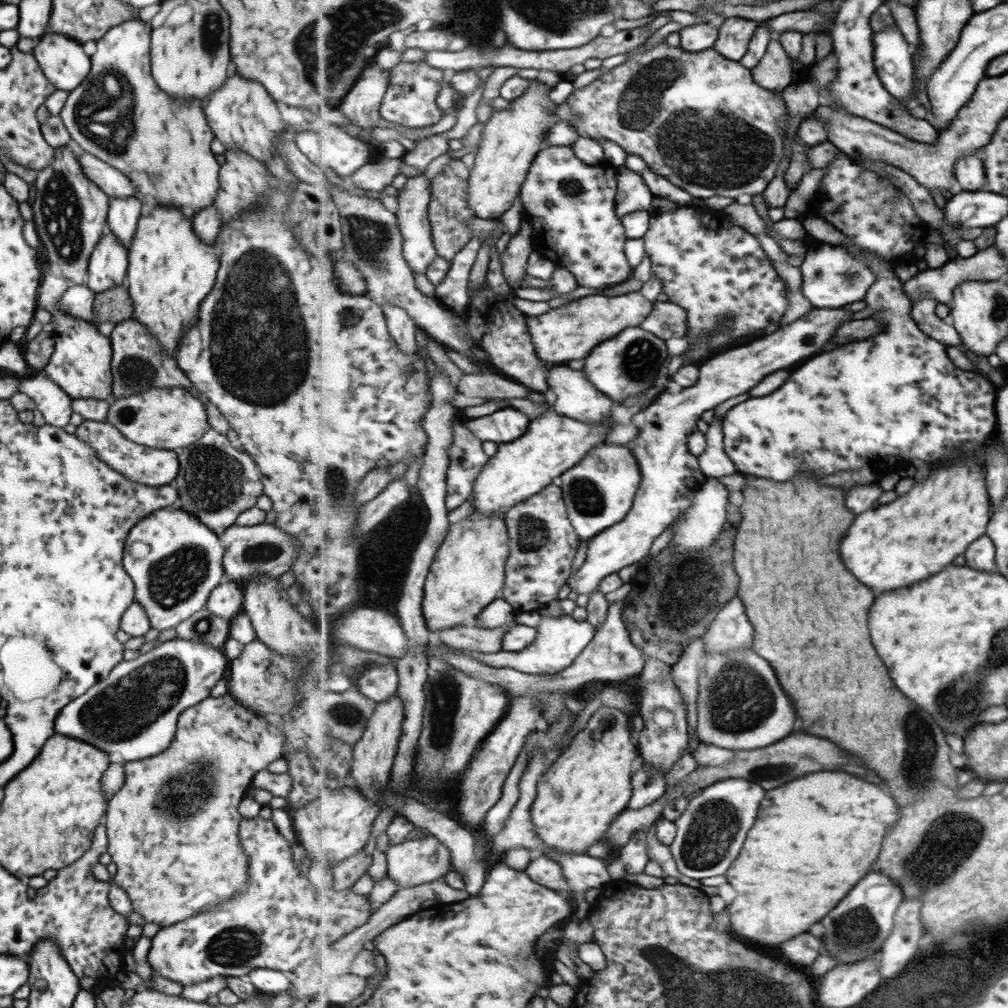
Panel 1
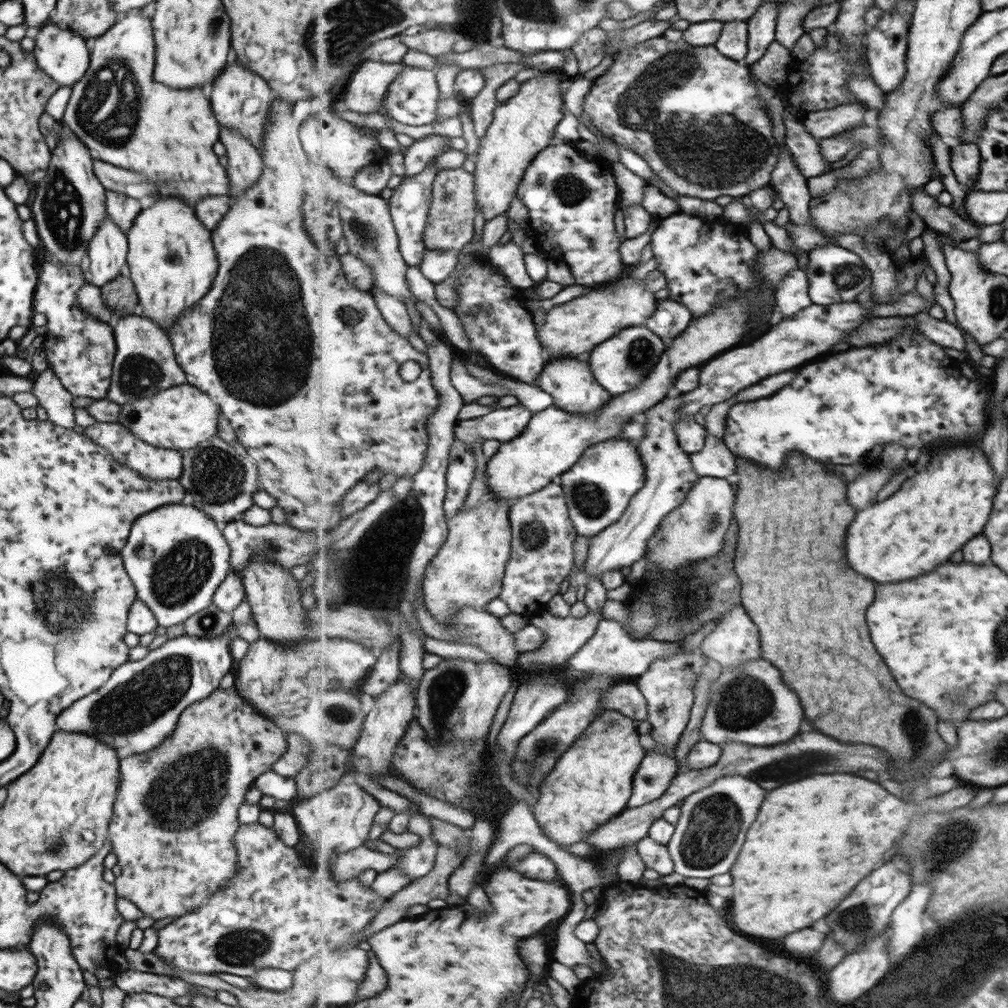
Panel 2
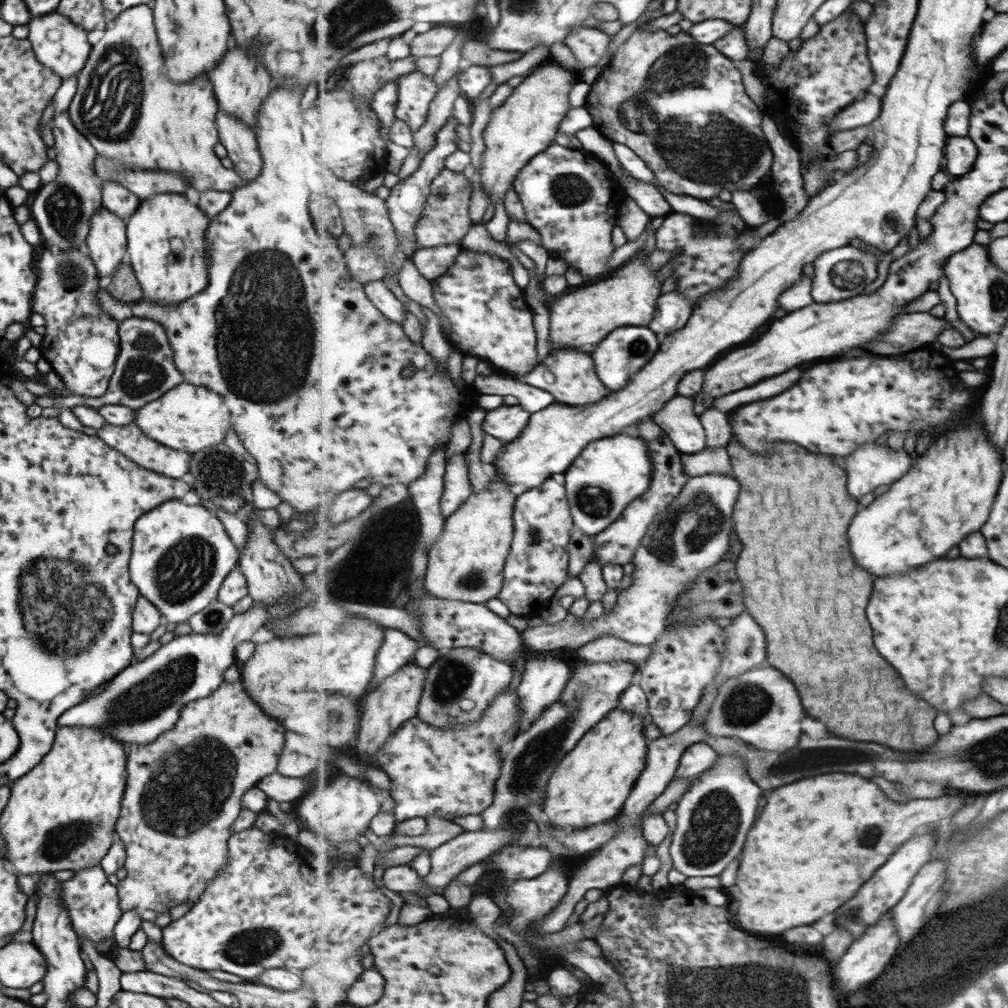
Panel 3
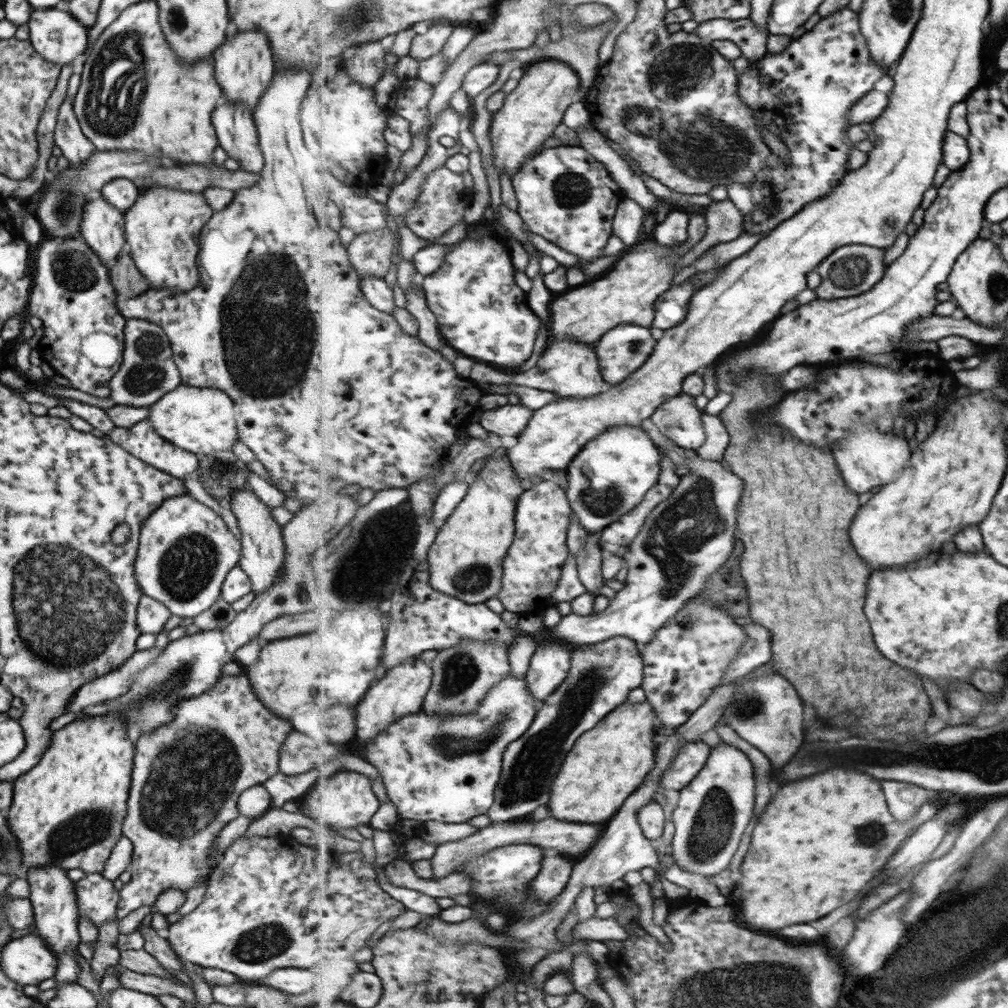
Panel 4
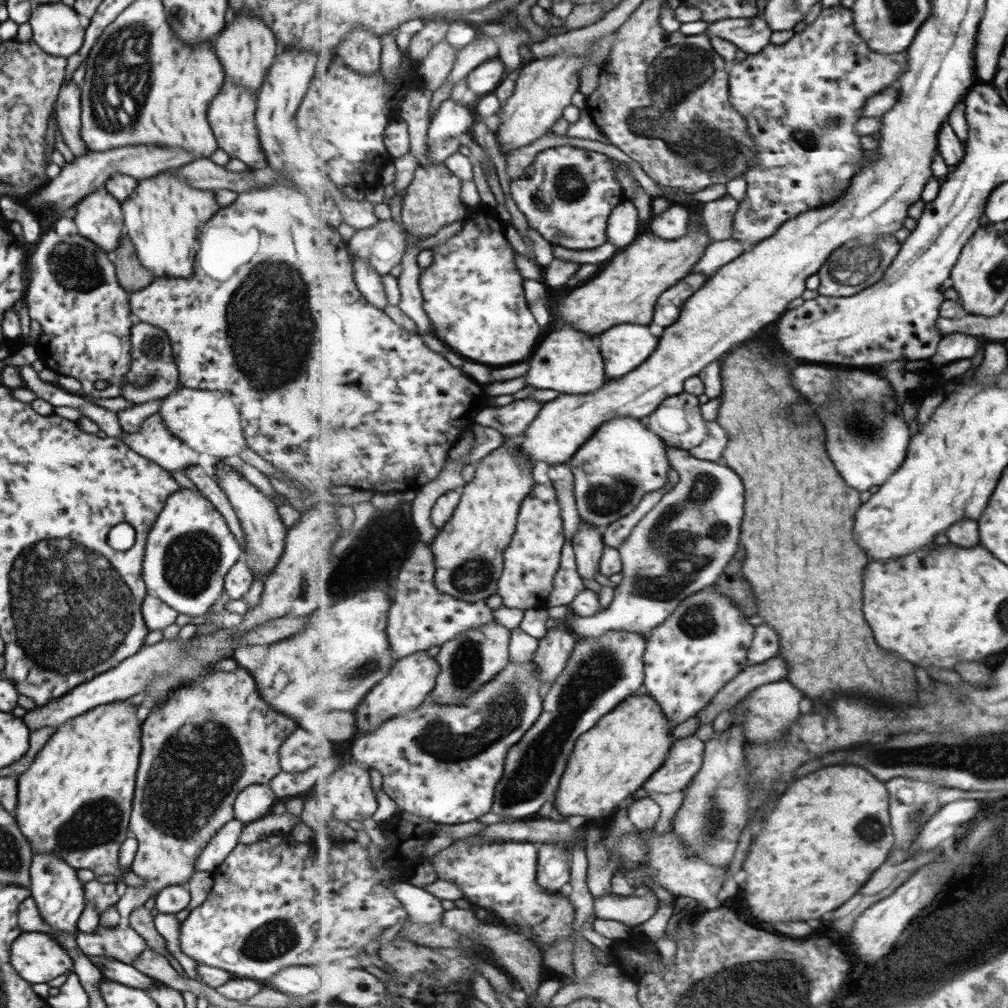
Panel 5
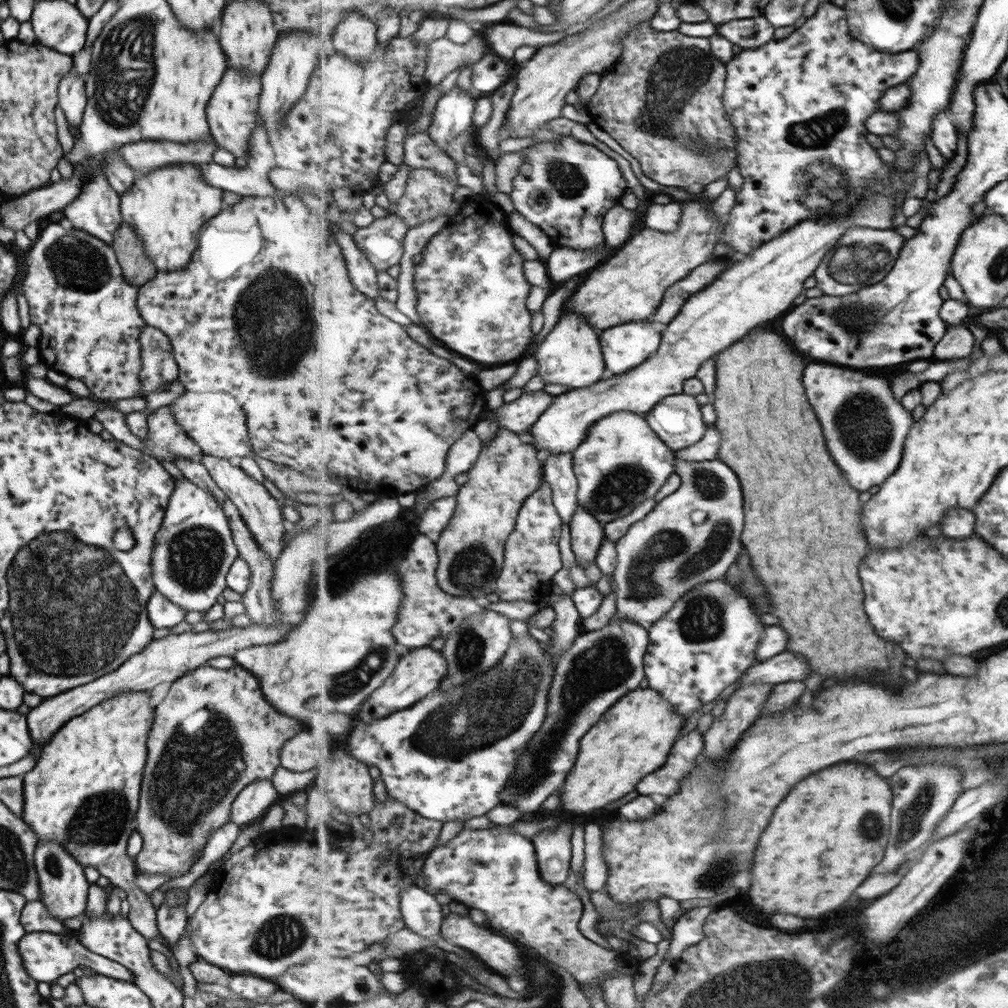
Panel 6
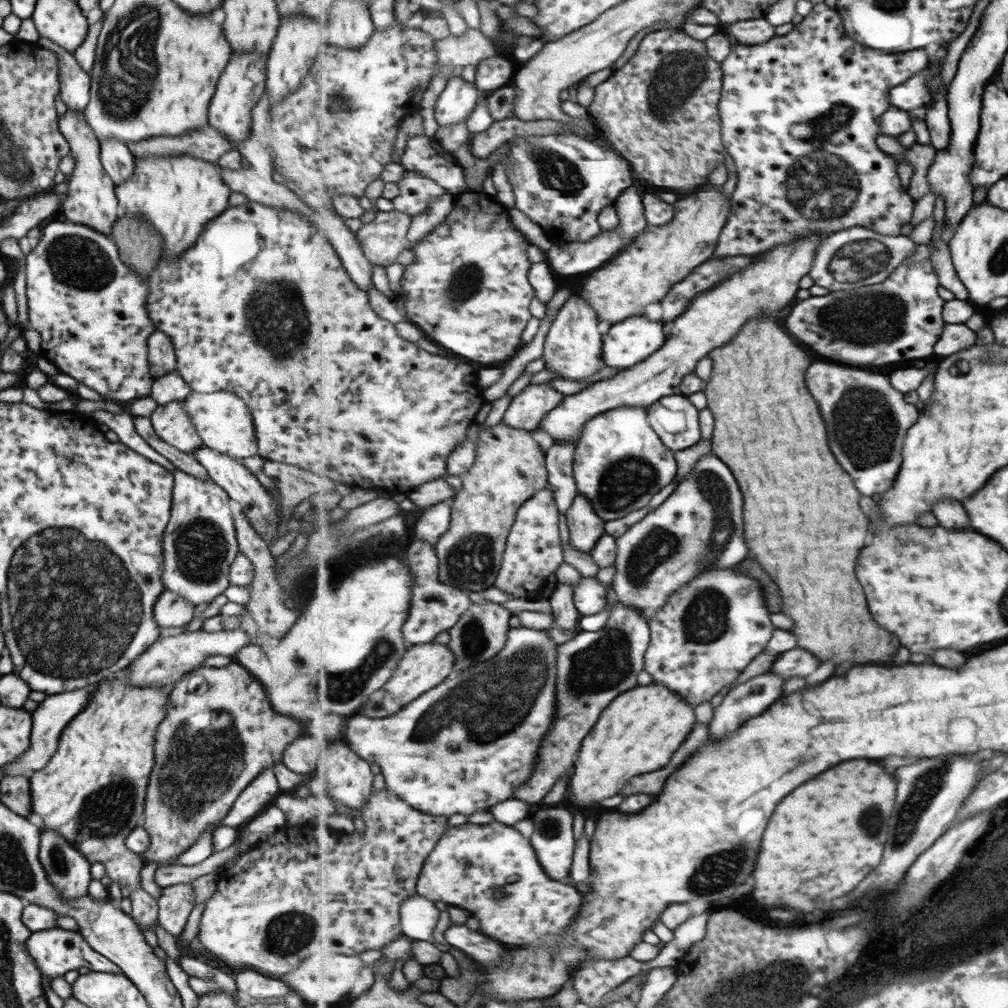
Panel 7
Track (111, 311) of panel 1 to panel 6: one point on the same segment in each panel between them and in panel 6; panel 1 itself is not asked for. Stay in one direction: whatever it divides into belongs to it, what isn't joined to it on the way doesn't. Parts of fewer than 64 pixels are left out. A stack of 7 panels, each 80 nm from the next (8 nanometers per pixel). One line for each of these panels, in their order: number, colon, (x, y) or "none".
2: (119, 295)
3: (122, 285)
4: (127, 281)
5: (131, 275)
6: (137, 267)

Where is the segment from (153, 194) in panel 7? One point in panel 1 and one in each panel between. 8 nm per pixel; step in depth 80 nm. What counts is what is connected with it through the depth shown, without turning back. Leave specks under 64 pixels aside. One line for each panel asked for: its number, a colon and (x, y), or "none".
1: (169, 271)
2: (170, 259)
3: (165, 275)
4: (152, 225)
5: (162, 219)
6: (166, 206)

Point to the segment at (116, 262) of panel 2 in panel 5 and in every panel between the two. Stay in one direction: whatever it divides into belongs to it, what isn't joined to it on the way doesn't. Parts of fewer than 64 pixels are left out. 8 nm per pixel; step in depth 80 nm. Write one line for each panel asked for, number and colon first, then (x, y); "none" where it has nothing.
3: (106, 241)
4: (102, 226)
5: (98, 218)

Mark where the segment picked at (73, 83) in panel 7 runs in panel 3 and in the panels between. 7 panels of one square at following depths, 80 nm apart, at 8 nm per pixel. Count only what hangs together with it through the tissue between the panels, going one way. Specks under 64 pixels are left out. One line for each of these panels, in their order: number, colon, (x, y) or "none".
3: (62, 208)
4: (67, 136)
5: (67, 107)
6: (70, 93)

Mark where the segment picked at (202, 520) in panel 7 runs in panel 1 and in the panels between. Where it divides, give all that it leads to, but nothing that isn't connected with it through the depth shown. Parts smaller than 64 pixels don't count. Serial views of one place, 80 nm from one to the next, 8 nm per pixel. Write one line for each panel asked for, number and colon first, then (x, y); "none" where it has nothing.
1: (182, 566)
2: (189, 558)
3: (180, 554)
4: (184, 550)
5: (189, 549)
6: (192, 552)

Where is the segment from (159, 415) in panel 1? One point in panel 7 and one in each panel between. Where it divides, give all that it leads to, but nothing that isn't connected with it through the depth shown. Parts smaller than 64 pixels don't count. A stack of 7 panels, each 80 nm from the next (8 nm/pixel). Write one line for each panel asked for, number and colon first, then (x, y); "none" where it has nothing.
2: (179, 418)
3: (188, 418)
4: (199, 420)
5: (207, 421)
6: (215, 421)
7: (223, 423)

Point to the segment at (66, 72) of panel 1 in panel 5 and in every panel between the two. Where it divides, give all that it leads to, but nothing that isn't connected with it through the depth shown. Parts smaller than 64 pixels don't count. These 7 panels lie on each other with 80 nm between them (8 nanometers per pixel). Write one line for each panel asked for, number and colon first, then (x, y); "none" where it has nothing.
2: (61, 54)
3: (58, 44)
4: (55, 35)
5: (56, 29)

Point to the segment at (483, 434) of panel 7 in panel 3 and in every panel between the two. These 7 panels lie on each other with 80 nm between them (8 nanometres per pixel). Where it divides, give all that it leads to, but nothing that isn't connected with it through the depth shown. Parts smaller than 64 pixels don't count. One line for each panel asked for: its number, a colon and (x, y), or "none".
3: (467, 563)
4: (466, 562)
5: (469, 551)
6: (471, 550)

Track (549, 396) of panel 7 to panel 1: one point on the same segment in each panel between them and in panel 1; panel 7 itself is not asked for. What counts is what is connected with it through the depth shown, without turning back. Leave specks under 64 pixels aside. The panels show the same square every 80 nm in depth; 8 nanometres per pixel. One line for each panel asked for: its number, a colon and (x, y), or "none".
1: (505, 425)
2: (503, 424)
3: (506, 422)
4: (508, 420)
5: (513, 419)
6: (521, 415)

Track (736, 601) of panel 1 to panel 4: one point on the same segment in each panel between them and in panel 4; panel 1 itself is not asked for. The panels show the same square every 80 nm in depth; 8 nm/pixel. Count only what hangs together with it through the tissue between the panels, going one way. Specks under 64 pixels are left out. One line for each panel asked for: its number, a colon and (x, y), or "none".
2: (735, 640)
3: (746, 647)
4: (756, 652)

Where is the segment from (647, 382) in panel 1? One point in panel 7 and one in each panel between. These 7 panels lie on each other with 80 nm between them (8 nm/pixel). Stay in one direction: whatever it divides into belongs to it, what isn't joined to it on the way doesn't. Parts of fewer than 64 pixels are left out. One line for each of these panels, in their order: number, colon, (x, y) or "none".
2: (623, 363)
3: (619, 358)
4: (625, 349)
5: (624, 348)
6: (625, 346)
7: (627, 343)

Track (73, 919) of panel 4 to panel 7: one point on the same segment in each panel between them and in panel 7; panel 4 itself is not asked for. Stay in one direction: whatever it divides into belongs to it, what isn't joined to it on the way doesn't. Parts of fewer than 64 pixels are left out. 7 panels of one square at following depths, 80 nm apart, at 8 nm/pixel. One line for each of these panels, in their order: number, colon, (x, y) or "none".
5: (58, 894)
6: (61, 881)
7: (65, 866)

